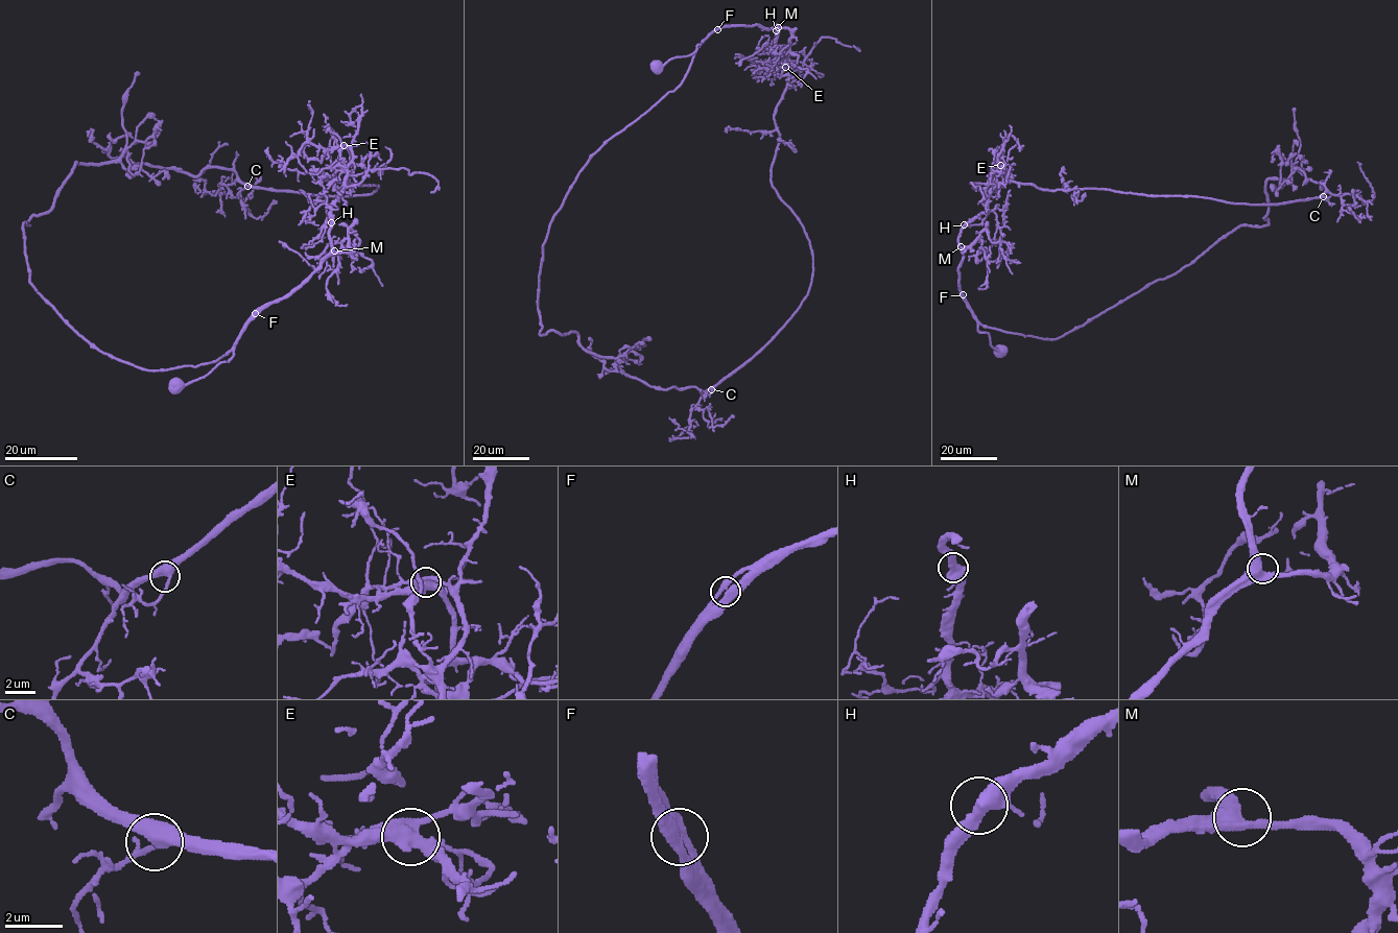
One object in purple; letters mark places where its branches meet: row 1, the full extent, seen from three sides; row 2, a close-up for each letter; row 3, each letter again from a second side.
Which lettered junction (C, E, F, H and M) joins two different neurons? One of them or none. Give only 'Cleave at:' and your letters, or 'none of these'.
Cleave at: E

